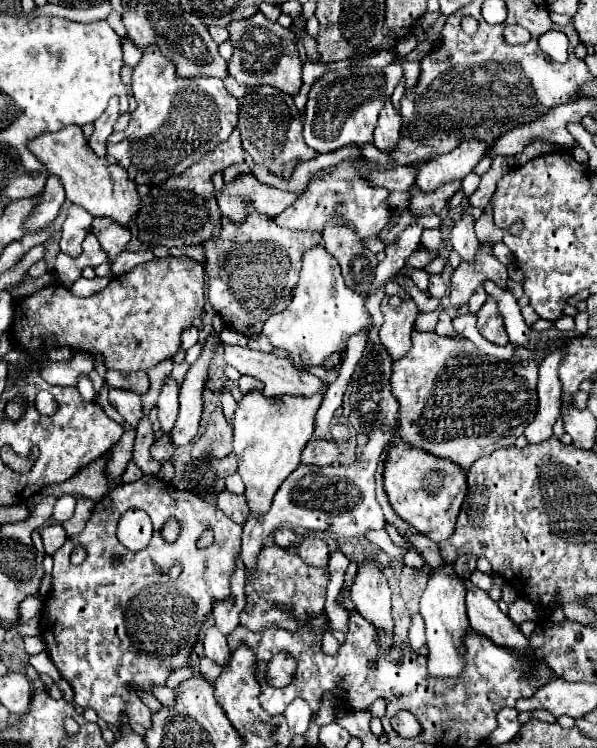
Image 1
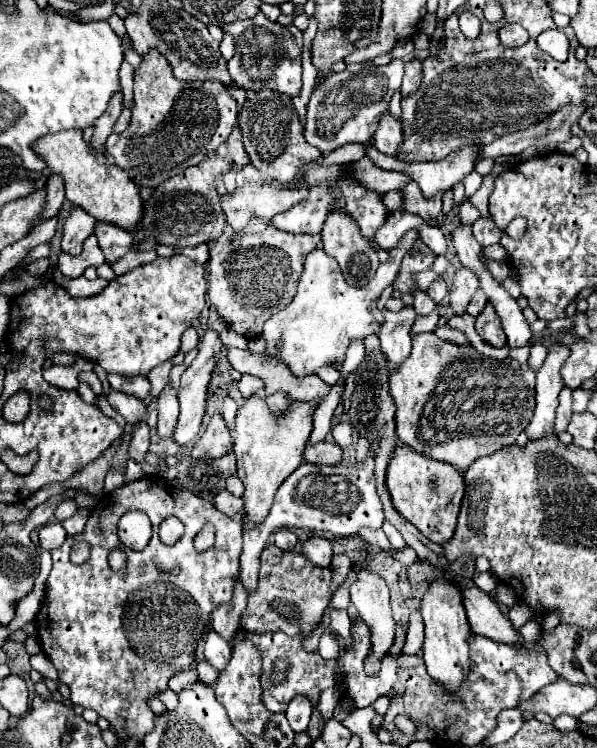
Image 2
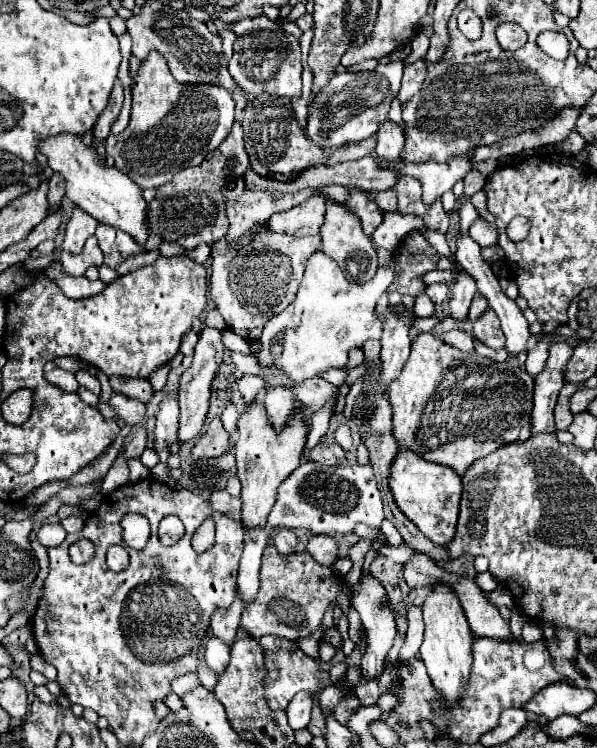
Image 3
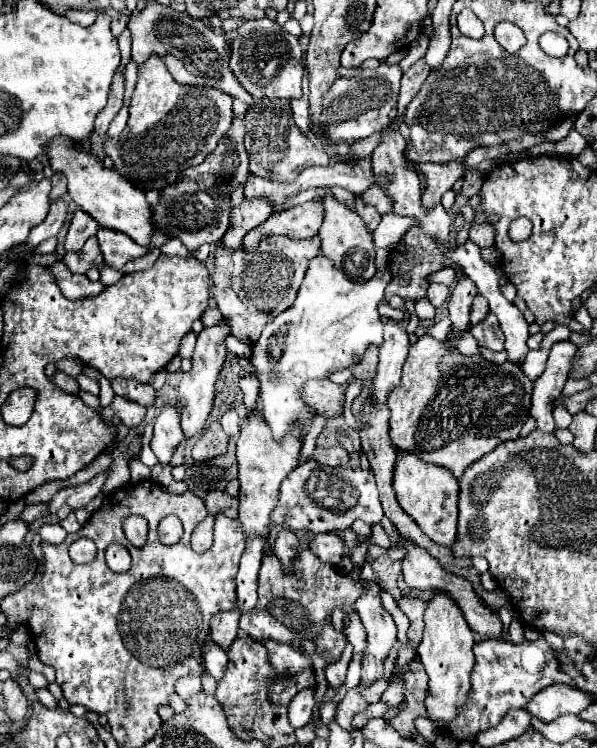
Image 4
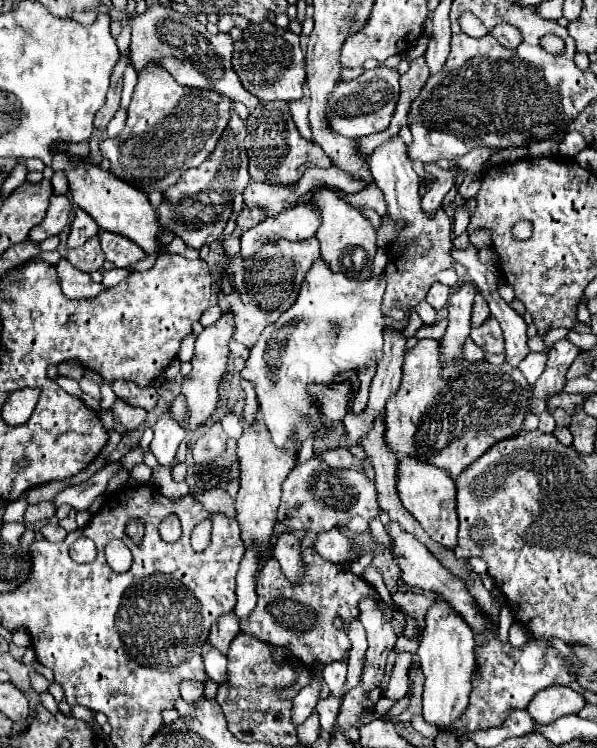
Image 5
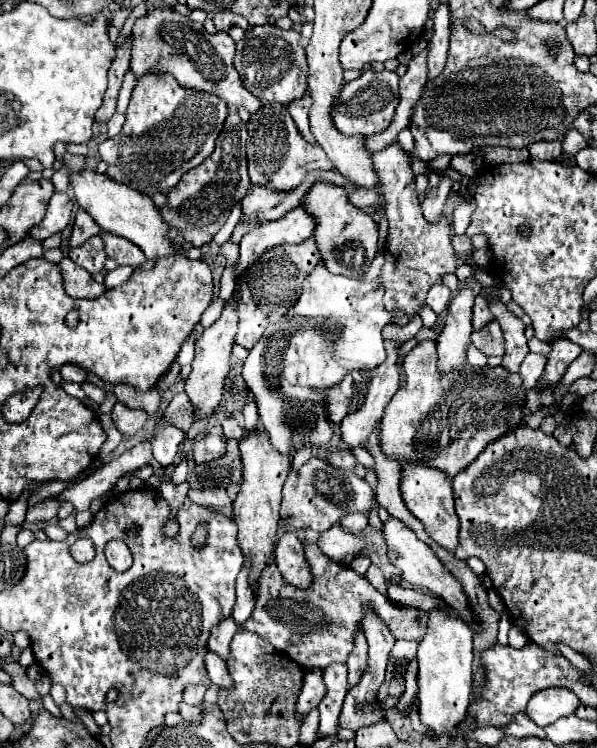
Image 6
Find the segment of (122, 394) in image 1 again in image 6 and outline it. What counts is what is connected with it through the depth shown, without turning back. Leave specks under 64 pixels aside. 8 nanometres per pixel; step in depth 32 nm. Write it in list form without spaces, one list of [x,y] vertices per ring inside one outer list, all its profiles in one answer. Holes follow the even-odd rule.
[[[120,402],[114,404],[111,415],[114,424],[116,424],[116,428],[124,436],[136,434],[138,430],[142,430],[144,424],[146,424],[146,420],[148,420],[148,414],[144,410],[140,410],[140,408],[138,410],[132,410],[132,408],[128,408],[128,406],[120,404]]]

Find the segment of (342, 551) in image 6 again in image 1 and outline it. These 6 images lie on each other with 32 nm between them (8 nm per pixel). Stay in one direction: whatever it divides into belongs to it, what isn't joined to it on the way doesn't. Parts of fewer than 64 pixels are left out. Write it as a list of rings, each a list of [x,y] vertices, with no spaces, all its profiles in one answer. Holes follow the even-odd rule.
[[[308,536],[304,538],[298,548],[296,548],[296,554],[308,564],[308,566],[314,566],[314,568],[326,568],[328,566],[328,544],[316,536]]]

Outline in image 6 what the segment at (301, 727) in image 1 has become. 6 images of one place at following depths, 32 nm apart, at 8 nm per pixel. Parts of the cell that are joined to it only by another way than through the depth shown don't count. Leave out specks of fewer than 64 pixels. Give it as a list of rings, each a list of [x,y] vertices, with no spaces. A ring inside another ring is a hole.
[[[310,670],[304,676],[304,686],[296,698],[296,718],[304,720],[308,716],[308,712],[312,708],[318,706],[318,702],[322,700],[326,688],[324,688],[324,680],[322,680],[322,670]]]

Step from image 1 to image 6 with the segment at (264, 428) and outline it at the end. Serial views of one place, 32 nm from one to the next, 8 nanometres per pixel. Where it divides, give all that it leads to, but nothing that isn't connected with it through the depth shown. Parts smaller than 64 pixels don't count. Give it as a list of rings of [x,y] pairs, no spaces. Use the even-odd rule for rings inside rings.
[[[262,426],[256,432],[248,432],[238,440],[240,460],[244,480],[240,484],[240,492],[234,500],[234,520],[238,524],[238,540],[240,548],[246,556],[252,556],[252,586],[258,588],[258,576],[264,570],[264,564],[274,558],[274,540],[276,540],[276,526],[278,526],[278,508],[280,508],[280,494],[284,480],[292,468],[292,456],[280,454],[270,444],[268,434]]]

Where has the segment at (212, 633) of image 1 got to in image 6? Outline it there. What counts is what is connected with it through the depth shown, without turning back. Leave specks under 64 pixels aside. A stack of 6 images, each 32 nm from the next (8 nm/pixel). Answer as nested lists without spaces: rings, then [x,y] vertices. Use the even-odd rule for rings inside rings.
[[[206,652],[204,662],[206,662],[206,672],[216,686],[232,688],[232,682],[230,682],[228,670],[226,670],[226,662],[216,652]]]

